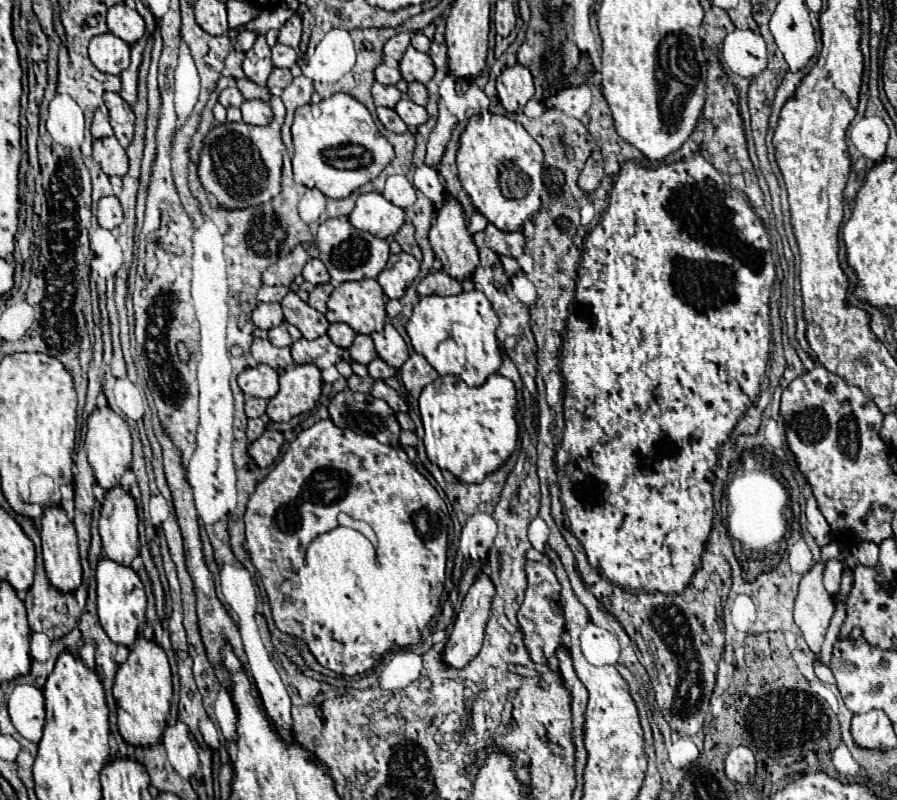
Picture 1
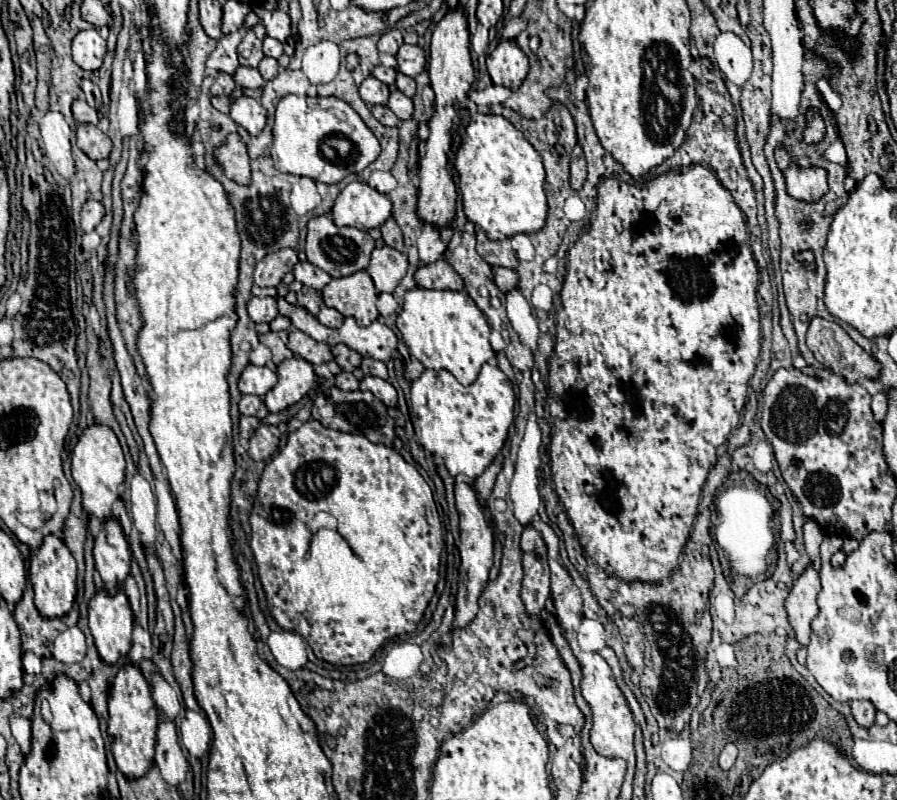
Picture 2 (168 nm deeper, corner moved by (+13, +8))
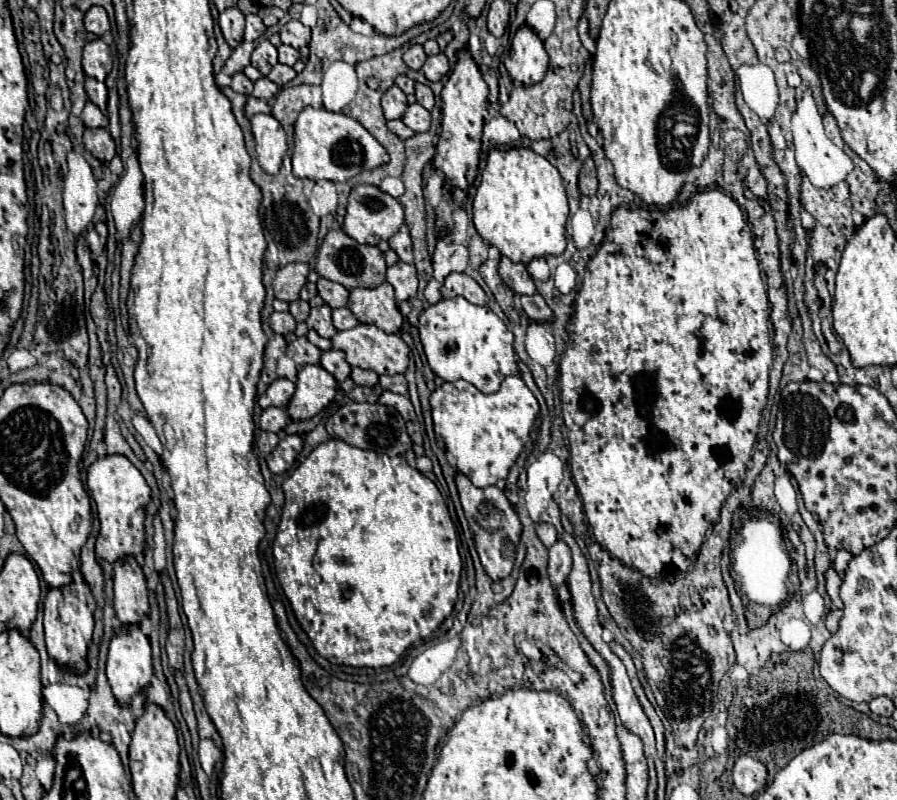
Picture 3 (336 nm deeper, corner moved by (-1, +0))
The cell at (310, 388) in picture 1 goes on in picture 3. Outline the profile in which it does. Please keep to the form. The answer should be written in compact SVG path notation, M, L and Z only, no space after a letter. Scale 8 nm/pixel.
M319 364L305 366L295 384L295 394L287 406L293 420L309 420L321 412L337 394L337 380Z

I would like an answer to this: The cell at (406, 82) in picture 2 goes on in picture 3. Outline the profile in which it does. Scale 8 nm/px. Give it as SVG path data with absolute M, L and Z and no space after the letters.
M415 84L415 98L417 98L417 102L419 102L423 108L427 108L427 110L431 110L433 104L435 104L435 98L433 98L431 88L425 86L425 84Z

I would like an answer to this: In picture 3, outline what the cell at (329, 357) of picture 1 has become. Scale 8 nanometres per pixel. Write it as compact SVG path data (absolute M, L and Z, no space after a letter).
M327 350L321 354L321 366L335 376L337 382L343 382L351 374L351 366L345 360L345 354L341 350Z

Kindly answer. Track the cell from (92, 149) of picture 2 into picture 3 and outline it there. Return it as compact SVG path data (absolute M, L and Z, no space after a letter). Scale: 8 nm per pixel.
M85 128L83 144L101 162L109 162L115 156L115 142L105 128Z

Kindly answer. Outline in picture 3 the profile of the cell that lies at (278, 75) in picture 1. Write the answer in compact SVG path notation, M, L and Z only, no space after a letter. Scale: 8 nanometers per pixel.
M275 64L273 68L271 68L271 72L269 72L269 80L271 82L275 82L279 88L283 88L285 84L289 84L293 78L295 78L297 74L295 74L295 70L291 68L291 66L285 66L285 64Z

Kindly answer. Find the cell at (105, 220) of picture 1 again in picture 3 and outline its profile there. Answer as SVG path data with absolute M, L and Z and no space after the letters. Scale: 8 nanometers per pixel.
M99 222L87 232L87 246L93 254L101 254L105 250L105 242L107 242L107 226Z

